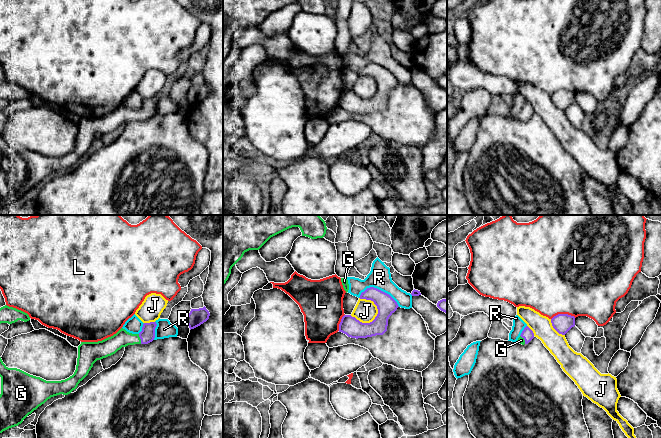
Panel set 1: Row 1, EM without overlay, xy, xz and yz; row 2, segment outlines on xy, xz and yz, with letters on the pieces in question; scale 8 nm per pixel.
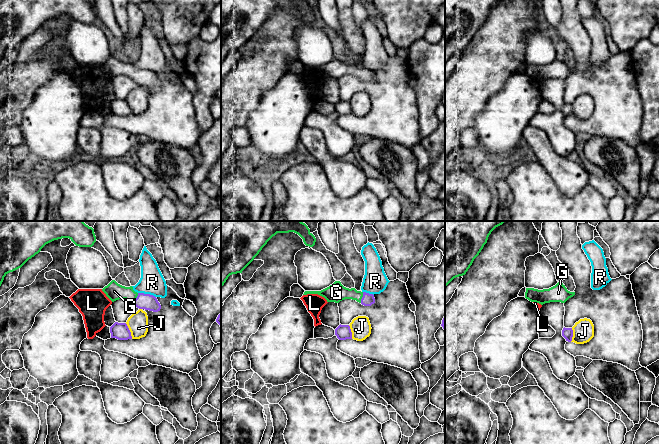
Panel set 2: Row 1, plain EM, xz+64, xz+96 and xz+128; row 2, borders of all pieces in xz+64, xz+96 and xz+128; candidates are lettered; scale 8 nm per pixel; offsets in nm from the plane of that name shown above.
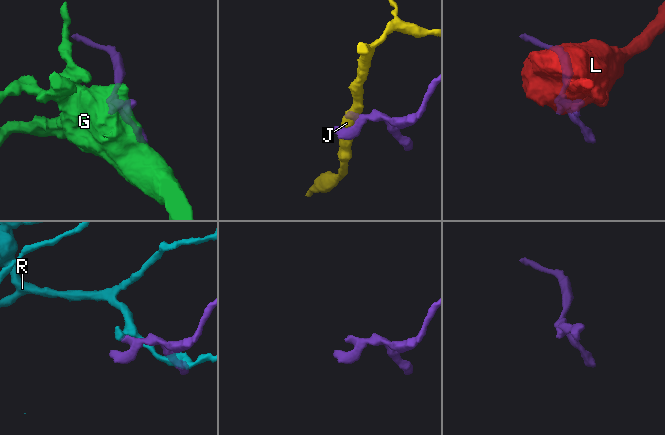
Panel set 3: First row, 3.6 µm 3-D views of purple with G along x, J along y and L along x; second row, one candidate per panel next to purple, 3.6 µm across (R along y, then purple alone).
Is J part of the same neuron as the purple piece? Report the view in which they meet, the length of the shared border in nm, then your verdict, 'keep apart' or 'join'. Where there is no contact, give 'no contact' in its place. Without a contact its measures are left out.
meets purple in xz; contact 240 nm long; keep apart

